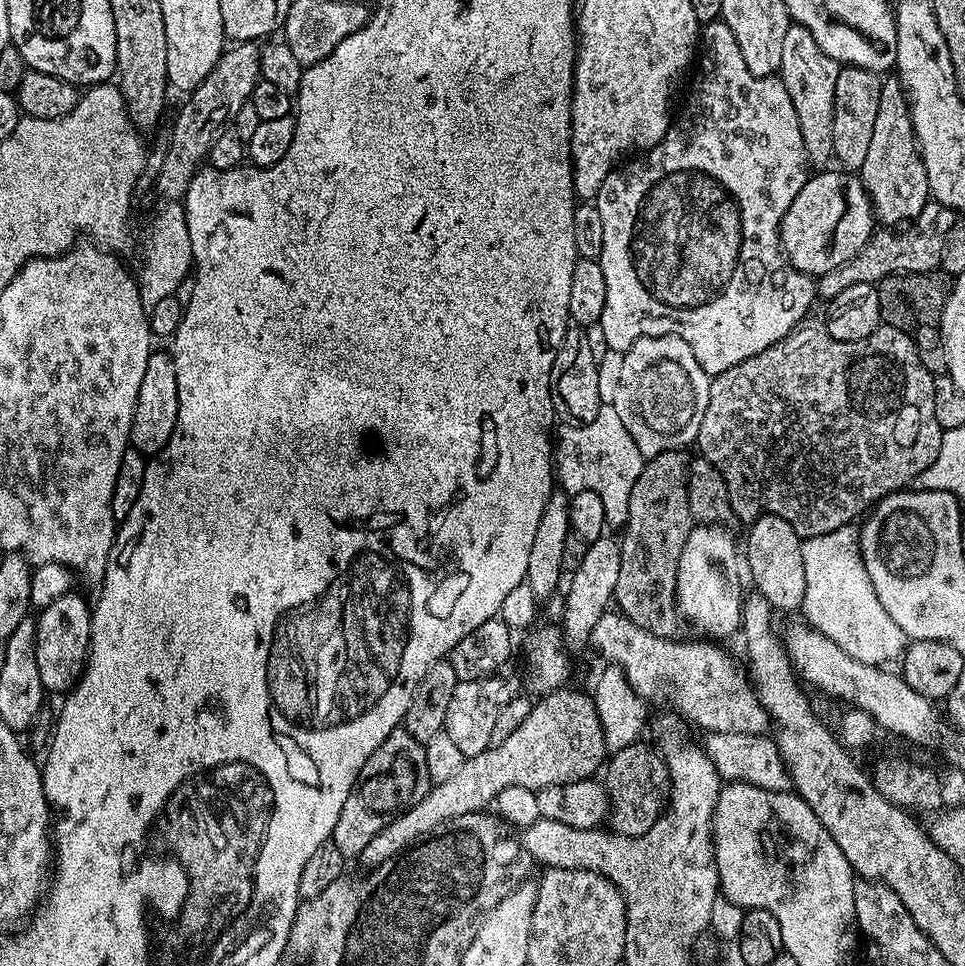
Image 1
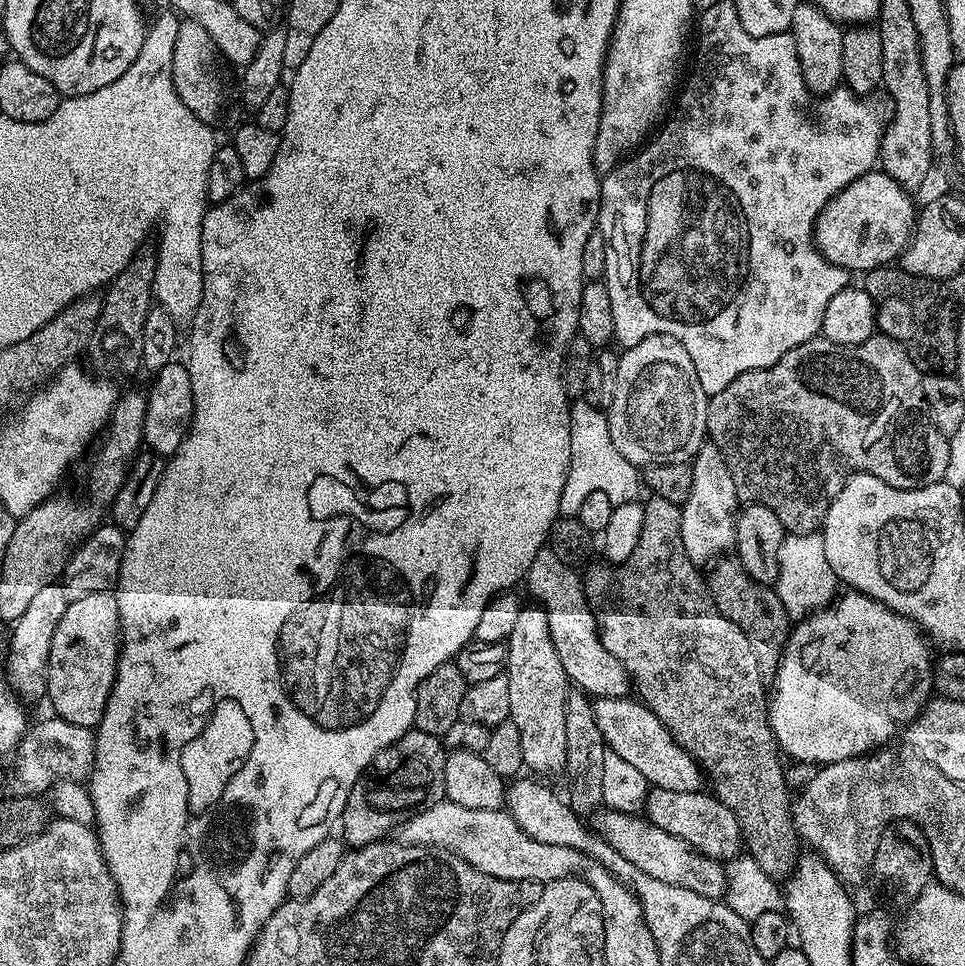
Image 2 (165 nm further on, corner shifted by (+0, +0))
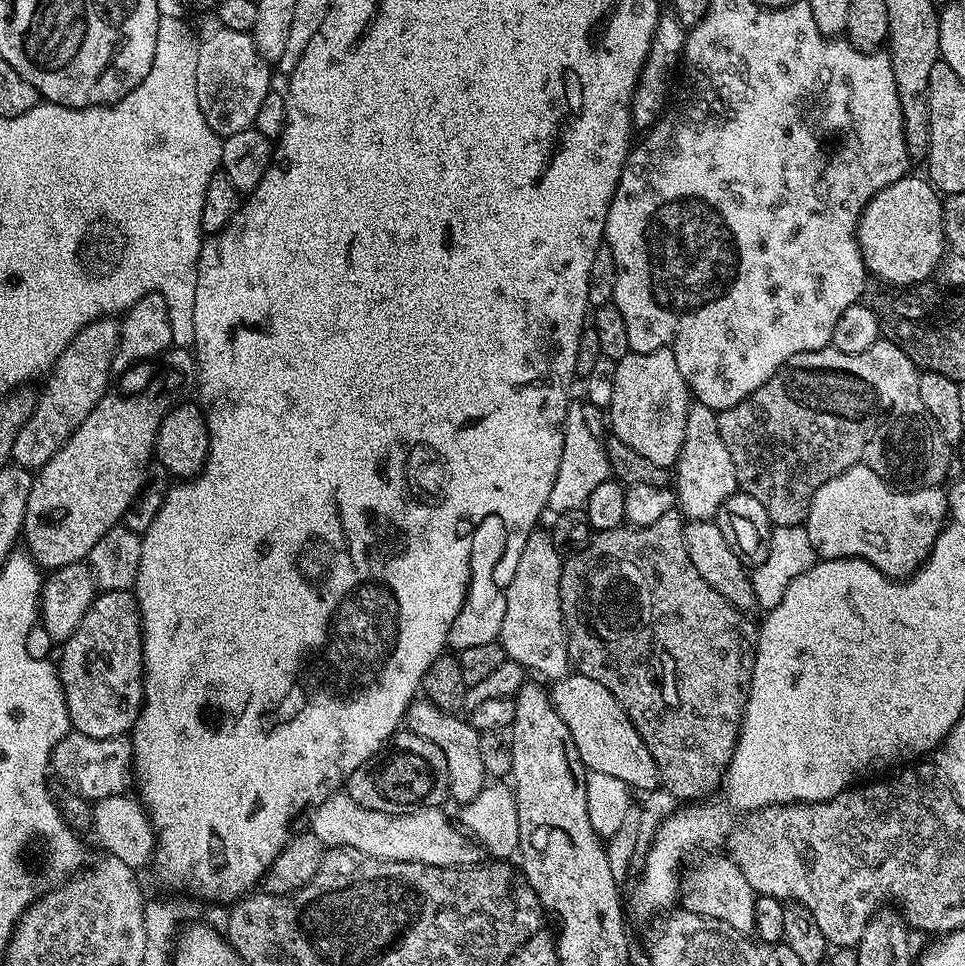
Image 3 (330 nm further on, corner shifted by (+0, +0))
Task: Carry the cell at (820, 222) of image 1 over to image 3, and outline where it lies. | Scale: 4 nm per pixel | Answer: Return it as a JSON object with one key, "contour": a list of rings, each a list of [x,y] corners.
{"contour":[[[909,174],[890,182],[862,210],[856,227],[856,241],[865,269],[875,279],[917,280],[929,268],[940,267],[944,258],[944,205],[941,193],[923,175]]]}

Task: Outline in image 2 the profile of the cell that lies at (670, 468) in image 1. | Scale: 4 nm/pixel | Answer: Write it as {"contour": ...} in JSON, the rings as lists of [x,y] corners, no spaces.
{"contour":[[[649,495],[647,499],[643,501],[642,538],[638,538],[638,546],[634,546],[634,554],[630,554],[630,558],[626,558],[626,562],[615,565],[611,570],[608,570],[612,572],[587,573],[585,571],[582,576],[584,597],[590,606],[593,618],[596,620],[596,629],[600,631],[600,641],[602,646],[606,646],[606,650],[610,650],[610,654],[614,654],[614,658],[618,658],[618,662],[622,662],[625,672],[628,673],[631,687],[634,689],[640,703],[646,705],[662,722],[662,726],[666,726],[666,730],[670,730],[672,737],[696,759],[696,763],[700,765],[707,783],[708,780],[712,783],[712,788],[710,787],[711,795],[721,800],[738,818],[747,851],[757,860],[761,873],[765,877],[780,876],[779,878],[787,878],[792,875],[796,867],[798,859],[796,844],[798,845],[798,837],[794,827],[794,816],[790,811],[788,784],[784,781],[784,768],[780,765],[782,753],[772,734],[772,727],[768,721],[770,696],[766,691],[766,680],[764,684],[763,676],[765,675],[758,666],[758,660],[754,658],[754,650],[750,647],[750,638],[746,638],[746,634],[742,634],[742,630],[738,630],[738,626],[734,626],[734,622],[727,620],[718,610],[718,606],[712,597],[712,592],[708,588],[707,579],[702,575],[701,569],[697,564],[690,562],[690,554],[686,554],[686,546],[682,546],[681,505],[674,502],[666,502],[666,498],[658,498],[654,495]]]}

